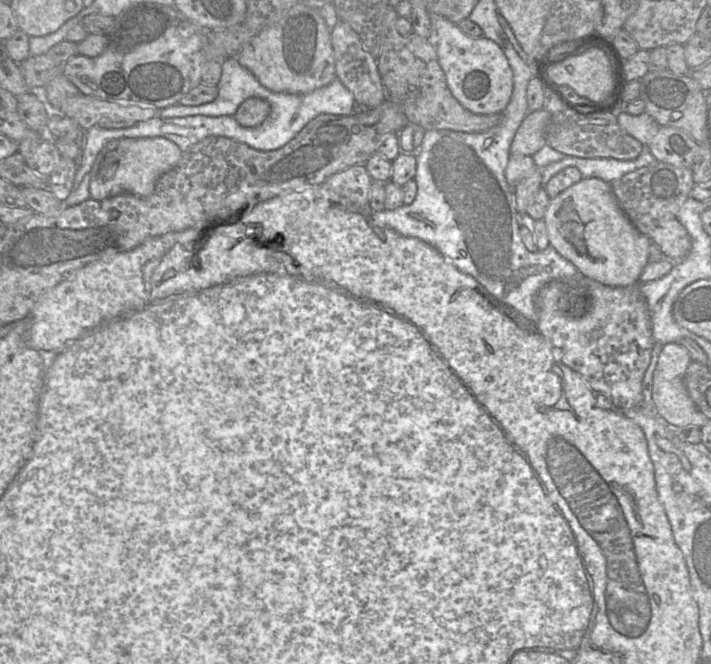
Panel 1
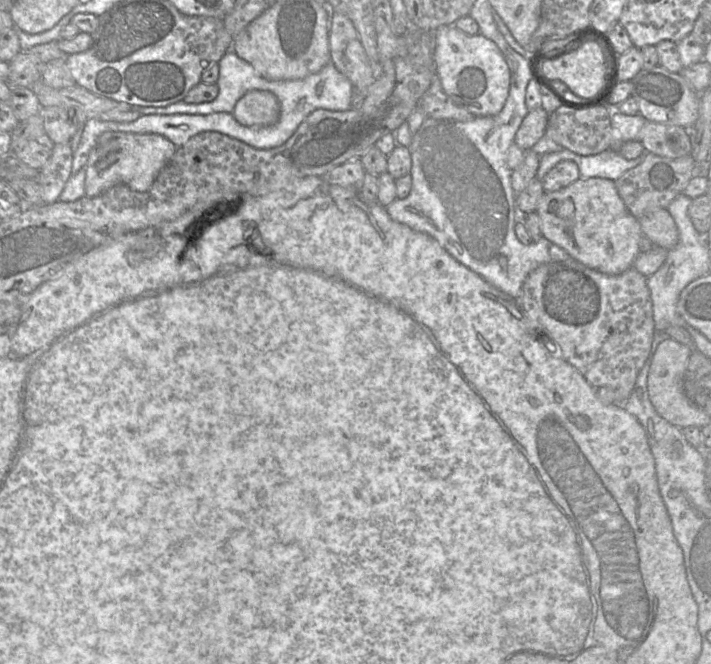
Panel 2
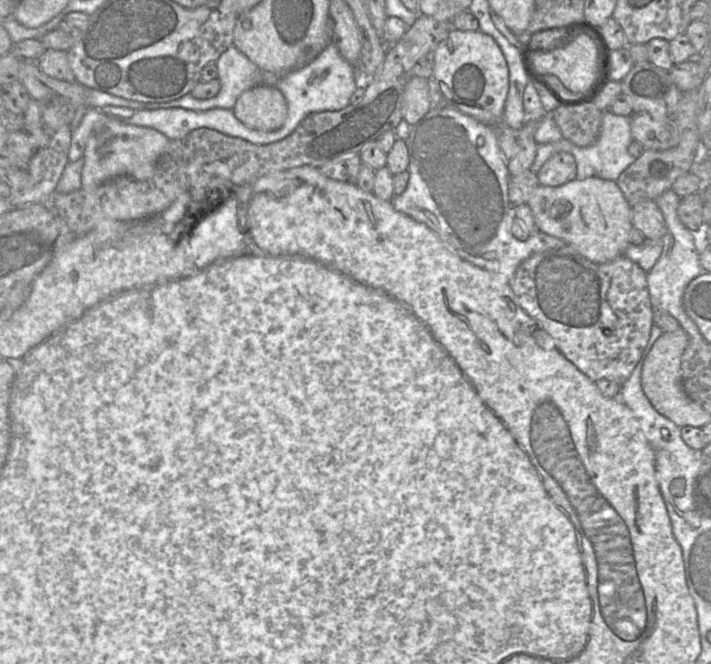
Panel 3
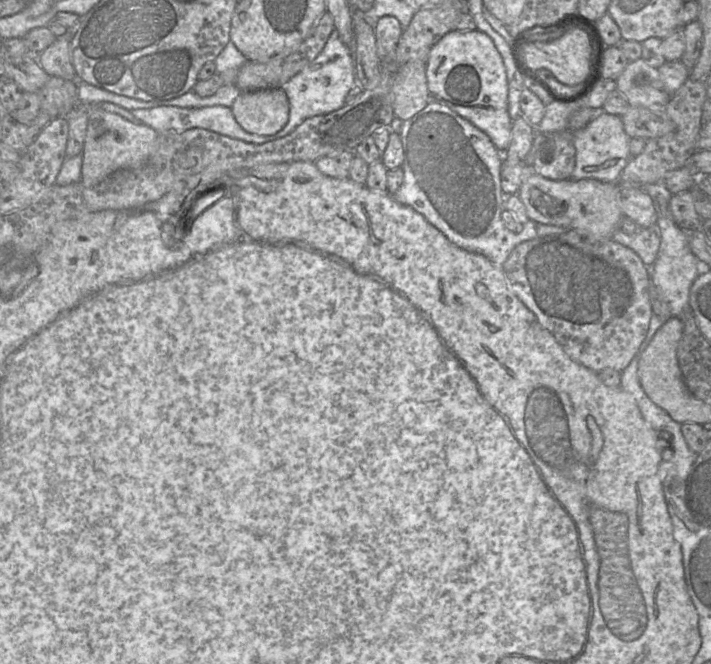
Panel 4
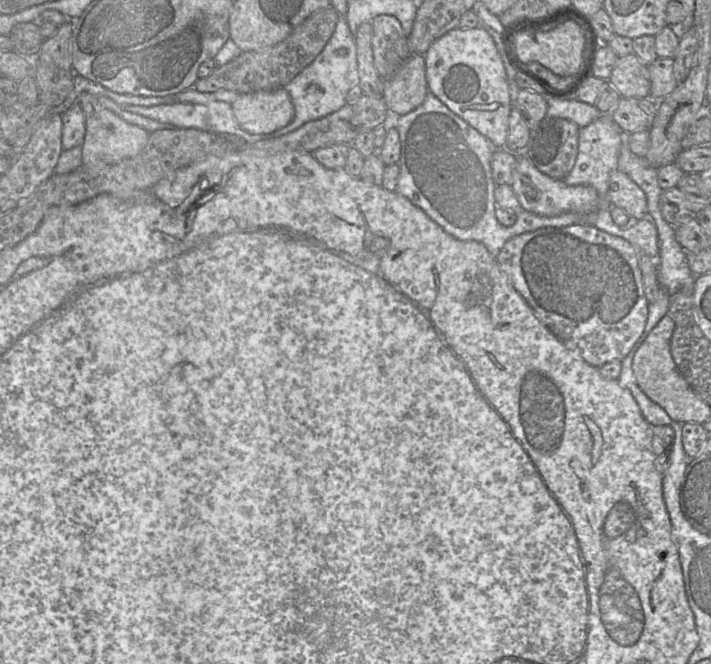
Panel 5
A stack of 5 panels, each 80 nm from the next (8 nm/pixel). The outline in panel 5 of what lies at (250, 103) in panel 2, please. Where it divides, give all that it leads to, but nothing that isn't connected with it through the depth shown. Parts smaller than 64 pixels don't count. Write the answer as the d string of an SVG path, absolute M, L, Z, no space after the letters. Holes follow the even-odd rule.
M285 88L239 94L232 110L239 126L252 135L270 134L287 126L295 113Z

